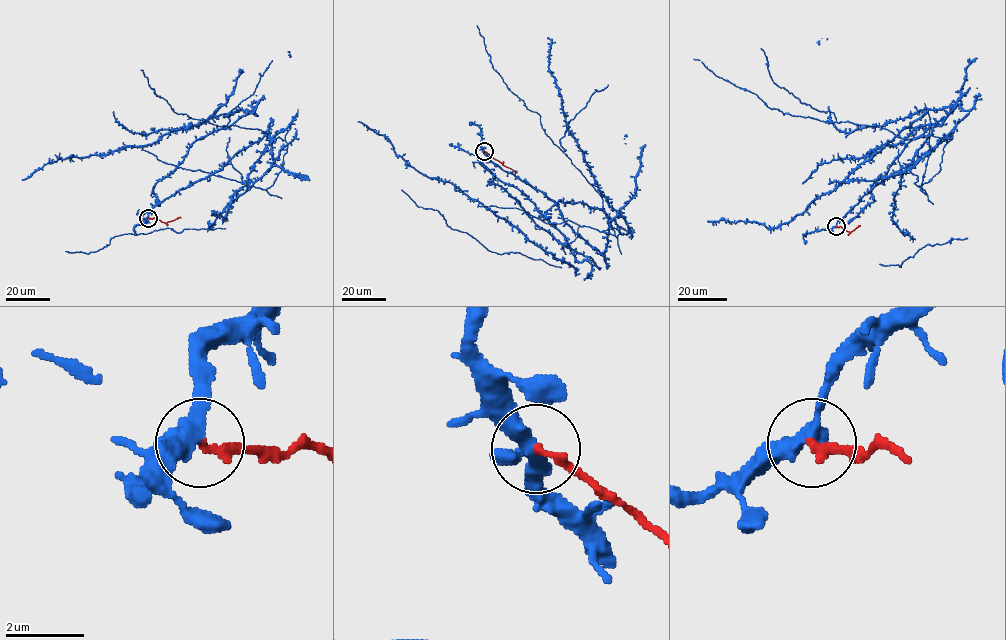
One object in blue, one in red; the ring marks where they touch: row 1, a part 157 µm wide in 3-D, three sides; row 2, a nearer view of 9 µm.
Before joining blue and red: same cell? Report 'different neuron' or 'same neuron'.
different neuron

